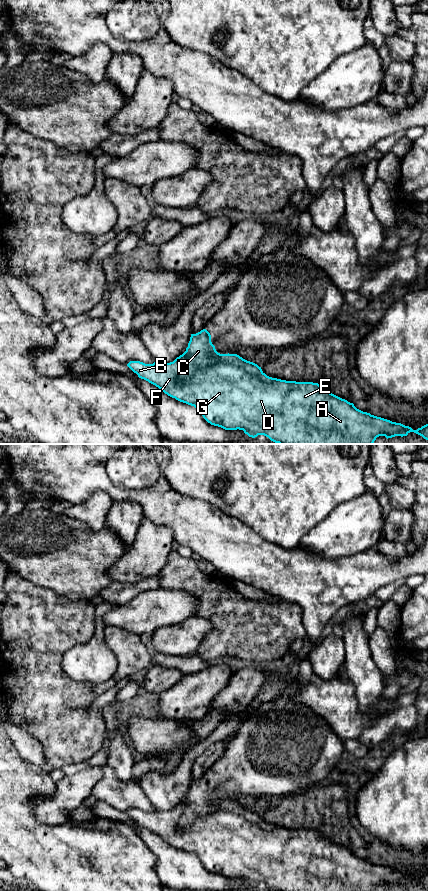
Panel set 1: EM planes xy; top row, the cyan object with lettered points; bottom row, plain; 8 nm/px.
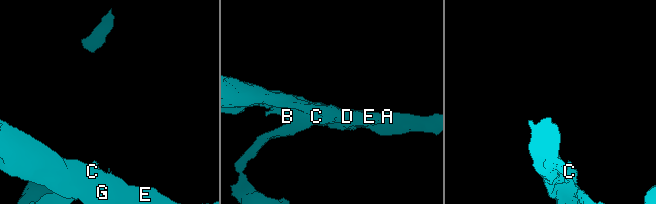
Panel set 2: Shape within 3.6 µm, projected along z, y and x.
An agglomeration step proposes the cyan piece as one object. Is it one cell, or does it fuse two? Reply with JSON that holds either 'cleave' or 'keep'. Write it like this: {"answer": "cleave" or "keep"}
{"answer": "cleave"}

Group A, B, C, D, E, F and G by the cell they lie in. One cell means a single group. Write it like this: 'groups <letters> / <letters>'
groups A B D E F G / C

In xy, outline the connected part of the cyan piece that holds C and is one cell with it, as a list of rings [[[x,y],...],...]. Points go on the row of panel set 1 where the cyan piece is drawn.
[[[206,329],[191,334],[186,353],[188,358],[178,374],[180,380],[185,380],[202,368],[213,365],[216,359],[223,355],[216,351],[211,342],[211,335]]]

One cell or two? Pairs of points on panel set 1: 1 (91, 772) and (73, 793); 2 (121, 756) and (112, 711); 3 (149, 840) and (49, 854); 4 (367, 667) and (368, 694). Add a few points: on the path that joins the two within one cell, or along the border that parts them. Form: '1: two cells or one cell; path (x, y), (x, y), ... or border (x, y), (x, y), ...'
1: one cell; path (88, 777), (77, 788)
2: one cell; path (119, 745), (112, 722)
3: two cells; border (132, 829), (155, 856), (156, 861)
4: one cell; path (367, 674), (368, 687)

